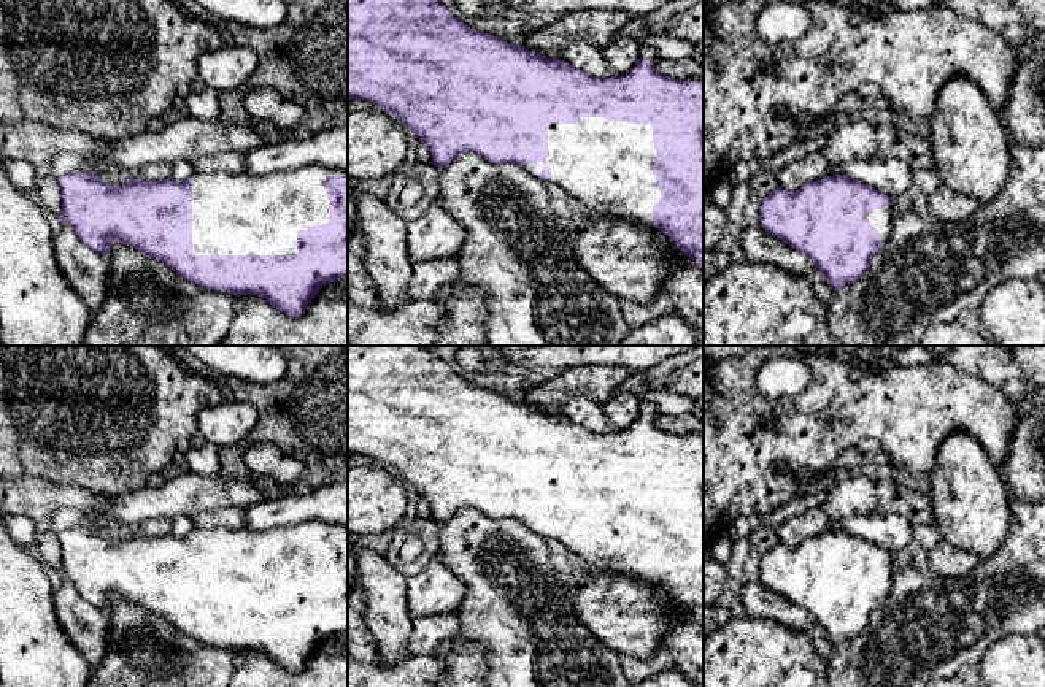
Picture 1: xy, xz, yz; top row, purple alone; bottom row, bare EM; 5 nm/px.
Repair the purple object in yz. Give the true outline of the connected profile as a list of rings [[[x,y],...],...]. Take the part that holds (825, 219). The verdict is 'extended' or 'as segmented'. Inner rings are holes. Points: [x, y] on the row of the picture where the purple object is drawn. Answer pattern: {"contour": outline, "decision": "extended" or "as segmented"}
{"contour": [[[846,175],[824,176],[789,192],[777,187],[761,200],[759,225],[804,252],[837,290],[862,278],[872,257],[888,241],[894,222],[891,198]]], "decision": "extended"}

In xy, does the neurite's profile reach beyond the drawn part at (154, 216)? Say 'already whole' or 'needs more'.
needs more

